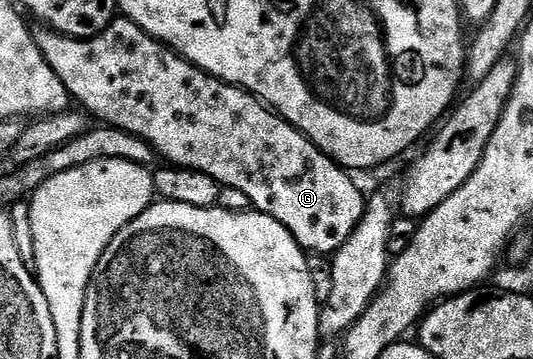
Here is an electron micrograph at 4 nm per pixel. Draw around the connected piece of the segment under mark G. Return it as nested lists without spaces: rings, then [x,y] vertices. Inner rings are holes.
[[[114,16],[111,24],[94,37],[84,39],[66,37],[64,33],[56,33],[55,30],[48,27],[37,27],[33,29],[33,38],[39,47],[39,51],[43,51],[43,59],[47,59],[47,63],[51,63],[51,71],[55,71],[55,75],[59,75],[59,79],[63,79],[63,87],[67,87],[70,98],[84,112],[88,113],[90,118],[116,129],[127,131],[131,135],[139,135],[139,139],[151,143],[151,147],[157,152],[158,158],[170,166],[178,169],[203,171],[207,175],[211,175],[211,179],[215,179],[223,187],[235,187],[238,191],[243,191],[243,195],[247,195],[247,199],[251,199],[253,209],[256,212],[271,215],[271,219],[283,223],[283,227],[287,227],[289,234],[301,244],[302,249],[310,254],[332,255],[336,253],[339,247],[343,247],[343,243],[347,243],[347,239],[351,235],[351,231],[355,231],[359,219],[363,219],[367,200],[366,194],[364,192],[361,194],[360,187],[349,178],[352,176],[332,157],[328,157],[319,146],[314,145],[308,137],[304,137],[294,125],[287,123],[277,113],[274,113],[261,98],[253,96],[238,85],[228,85],[225,81],[220,81],[218,77],[212,77],[211,74],[203,72],[201,68],[192,65],[186,57],[180,57],[175,50],[164,45],[162,41],[156,41],[151,35],[147,35],[147,31],[143,31],[143,27],[136,25],[130,17]]]

